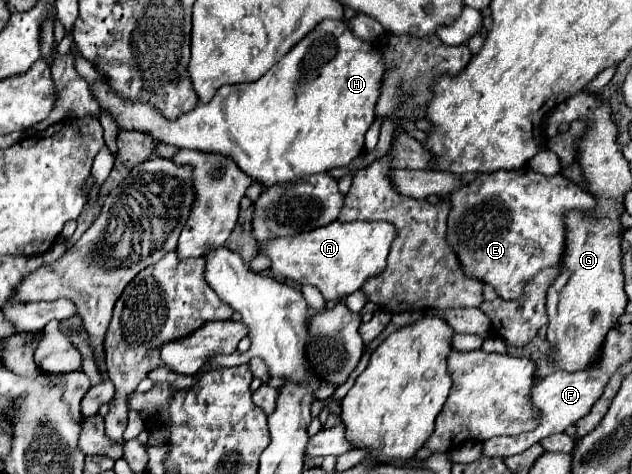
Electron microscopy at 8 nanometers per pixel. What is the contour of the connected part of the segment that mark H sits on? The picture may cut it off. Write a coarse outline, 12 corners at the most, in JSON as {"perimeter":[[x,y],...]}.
{"perimeter":[[326,19],[262,79],[118,129],[230,157],[264,187],[350,165],[384,59]]}

